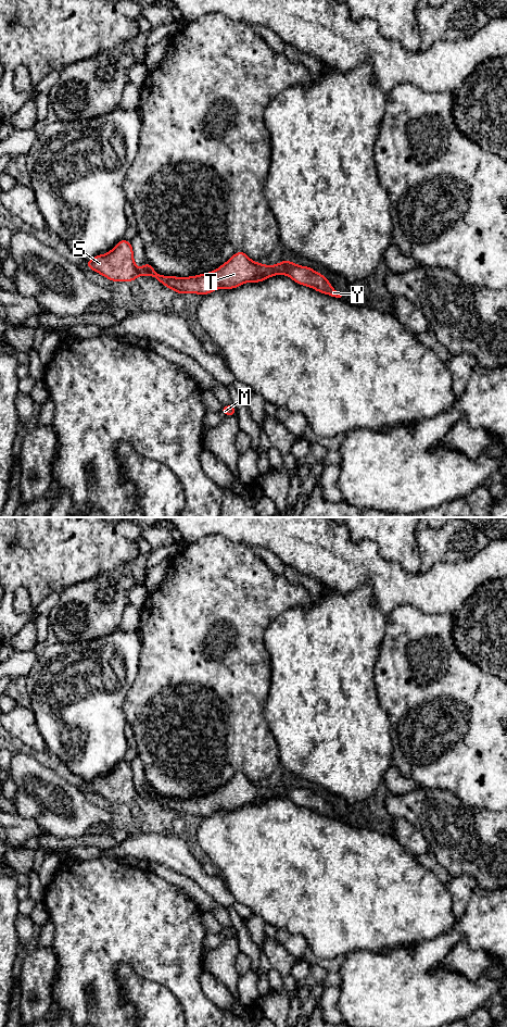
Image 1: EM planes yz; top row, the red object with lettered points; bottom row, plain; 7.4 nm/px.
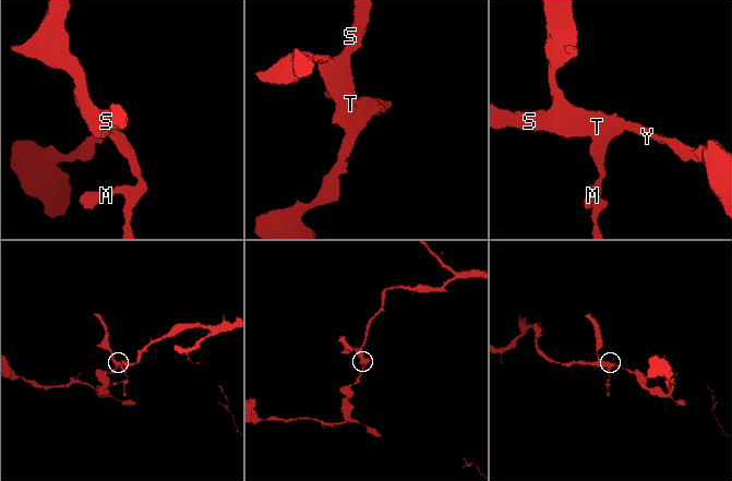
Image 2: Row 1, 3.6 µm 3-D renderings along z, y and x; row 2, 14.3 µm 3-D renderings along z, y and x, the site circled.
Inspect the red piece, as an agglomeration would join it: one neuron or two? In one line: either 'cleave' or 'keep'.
cleave

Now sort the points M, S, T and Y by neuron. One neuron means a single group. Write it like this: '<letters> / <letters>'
M Y / S T

